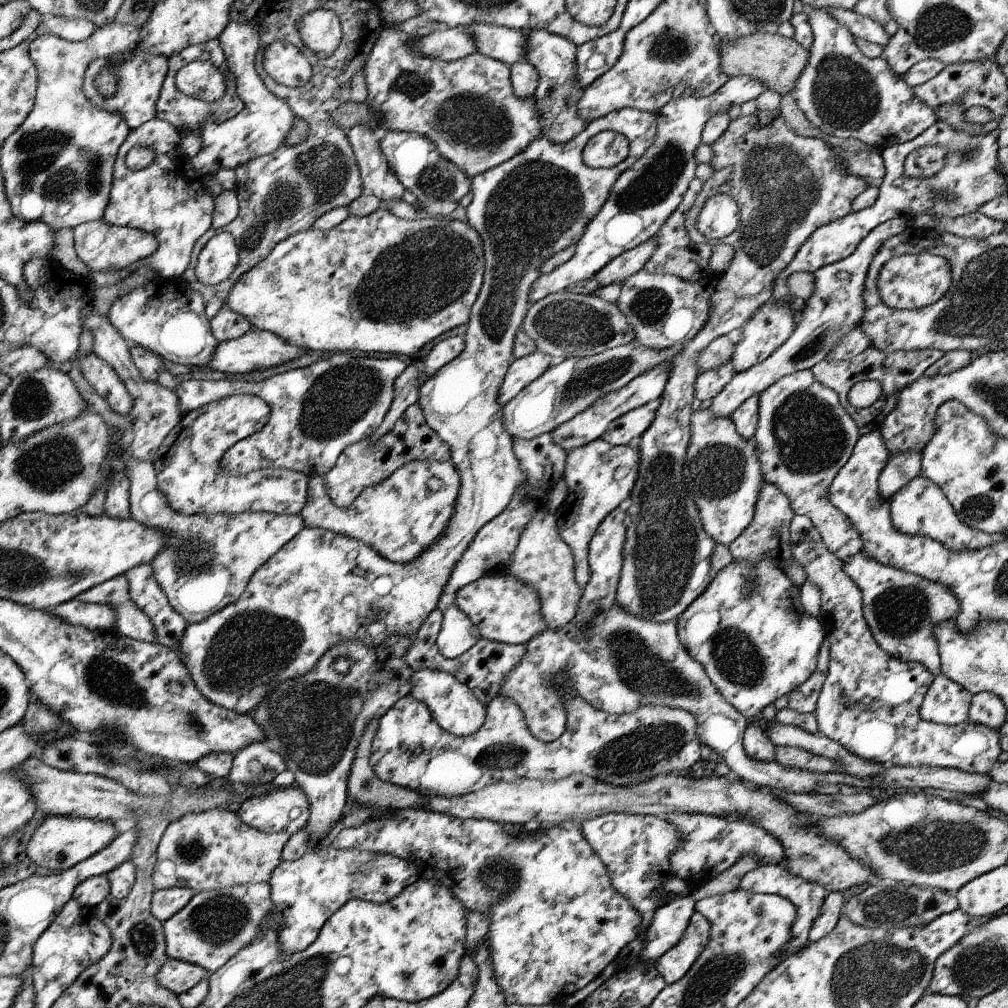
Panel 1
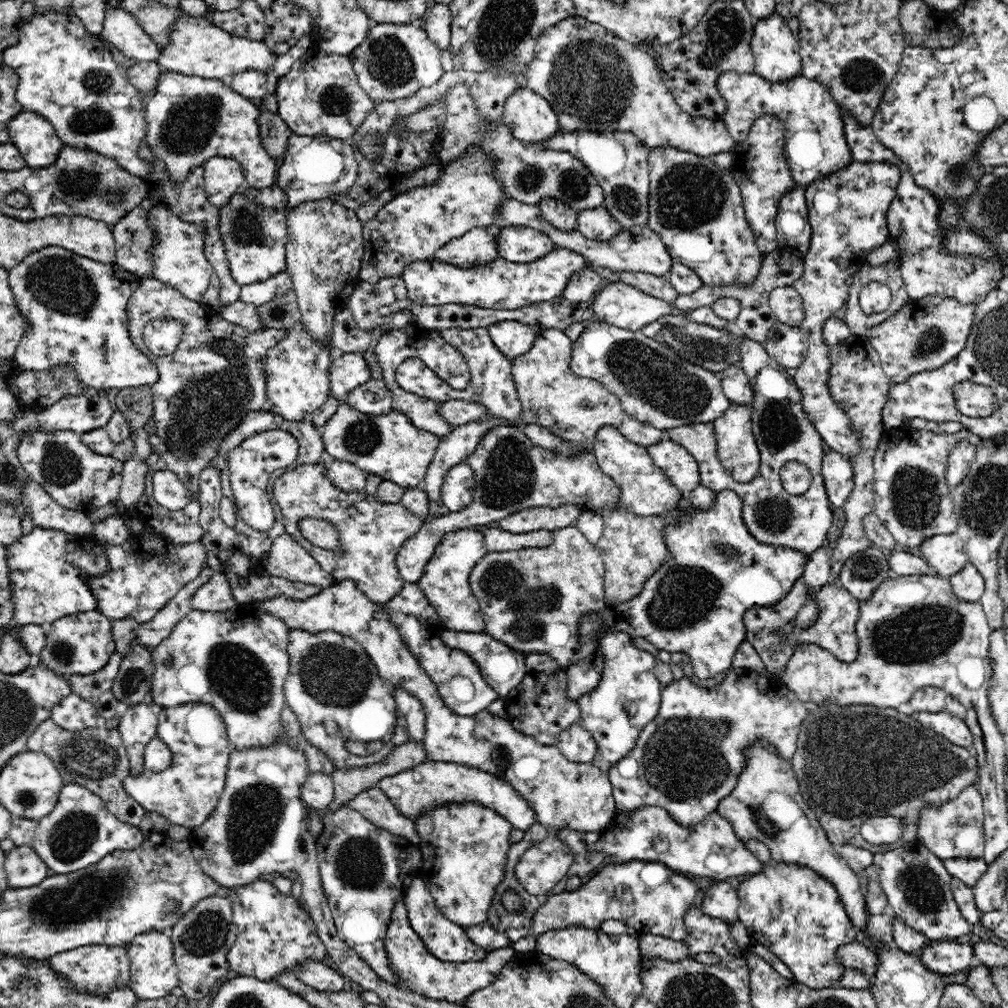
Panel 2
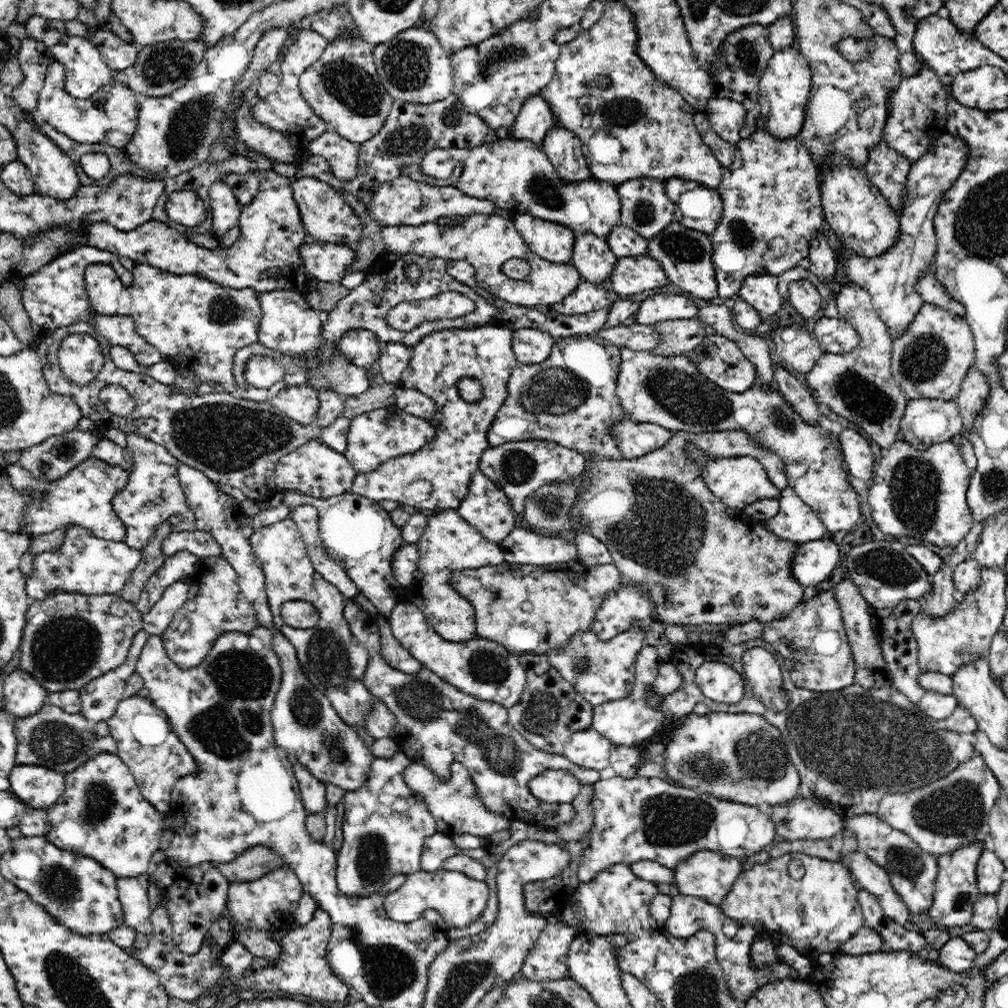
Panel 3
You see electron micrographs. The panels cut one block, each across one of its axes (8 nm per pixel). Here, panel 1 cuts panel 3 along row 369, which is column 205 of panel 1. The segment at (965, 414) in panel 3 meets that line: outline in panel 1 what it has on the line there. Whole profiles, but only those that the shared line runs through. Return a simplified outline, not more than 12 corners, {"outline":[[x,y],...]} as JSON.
{"outline":[[169,959],[159,969],[159,986],[179,996],[208,971]]}

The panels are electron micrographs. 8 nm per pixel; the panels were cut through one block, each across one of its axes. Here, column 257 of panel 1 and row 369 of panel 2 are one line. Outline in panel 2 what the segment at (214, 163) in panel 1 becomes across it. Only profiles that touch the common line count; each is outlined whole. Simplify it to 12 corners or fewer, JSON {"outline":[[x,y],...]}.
{"outline":[[61,247],[9,271],[13,362],[92,390],[153,385],[138,276]]}

